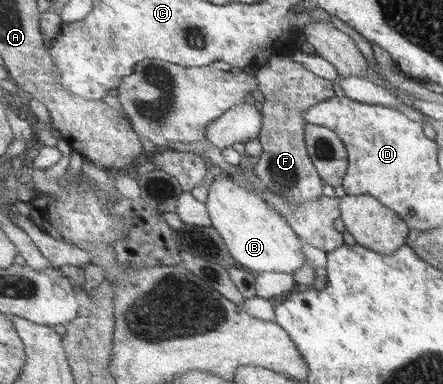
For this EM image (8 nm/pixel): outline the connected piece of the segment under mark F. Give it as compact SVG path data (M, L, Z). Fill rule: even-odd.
M278 51L272 54L266 65L257 66L254 74L263 96L260 110L264 121L259 139L264 153L252 169L268 189L293 207L299 207L306 201L315 201L324 193L325 181L321 179L307 150L305 129L309 123L304 118L304 111L334 97L334 83L328 78L318 77L303 63Z

